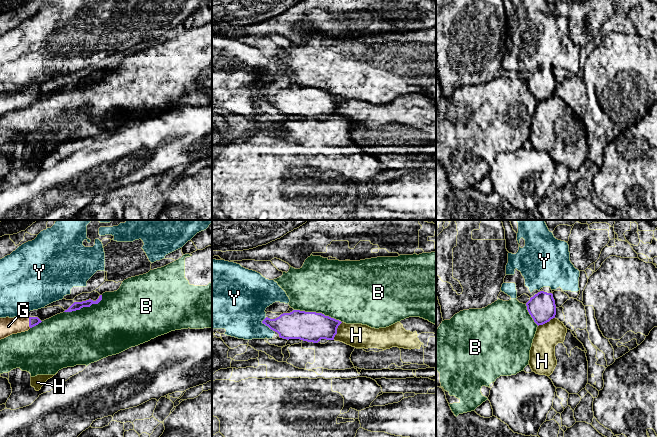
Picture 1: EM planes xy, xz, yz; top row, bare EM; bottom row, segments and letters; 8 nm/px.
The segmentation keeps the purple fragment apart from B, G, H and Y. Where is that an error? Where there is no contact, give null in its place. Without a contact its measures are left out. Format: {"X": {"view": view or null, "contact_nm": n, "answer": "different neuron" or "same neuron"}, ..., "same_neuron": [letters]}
{"B": {"view": "xz", "contact_nm": 400, "answer": "different neuron"}, "G": {"view": "xy", "contact_nm": 90, "answer": "same neuron"}, "H": {"view": "xz", "contact_nm": 160, "answer": "different neuron"}, "Y": {"view": "xz", "contact_nm": 140, "answer": "different neuron"}, "same_neuron": ["G"]}

